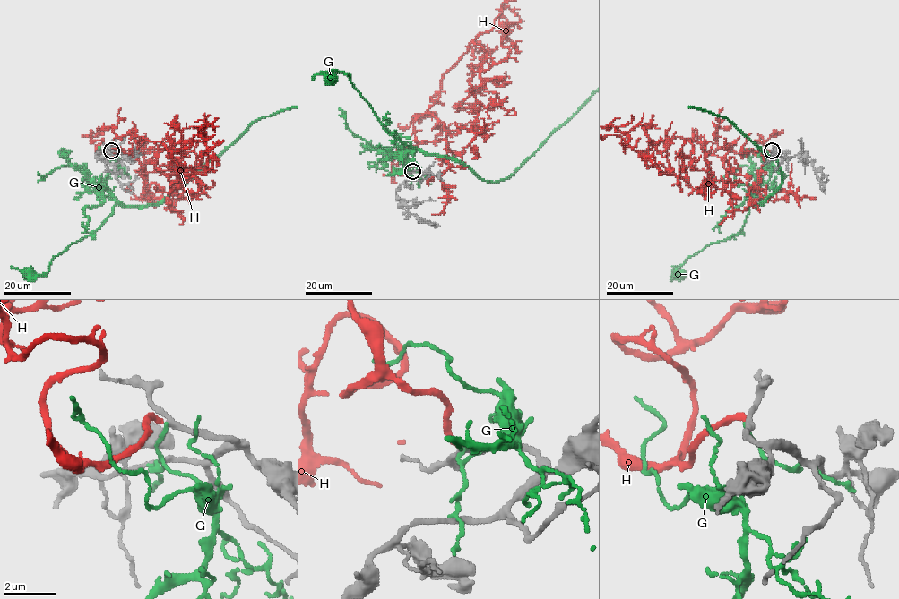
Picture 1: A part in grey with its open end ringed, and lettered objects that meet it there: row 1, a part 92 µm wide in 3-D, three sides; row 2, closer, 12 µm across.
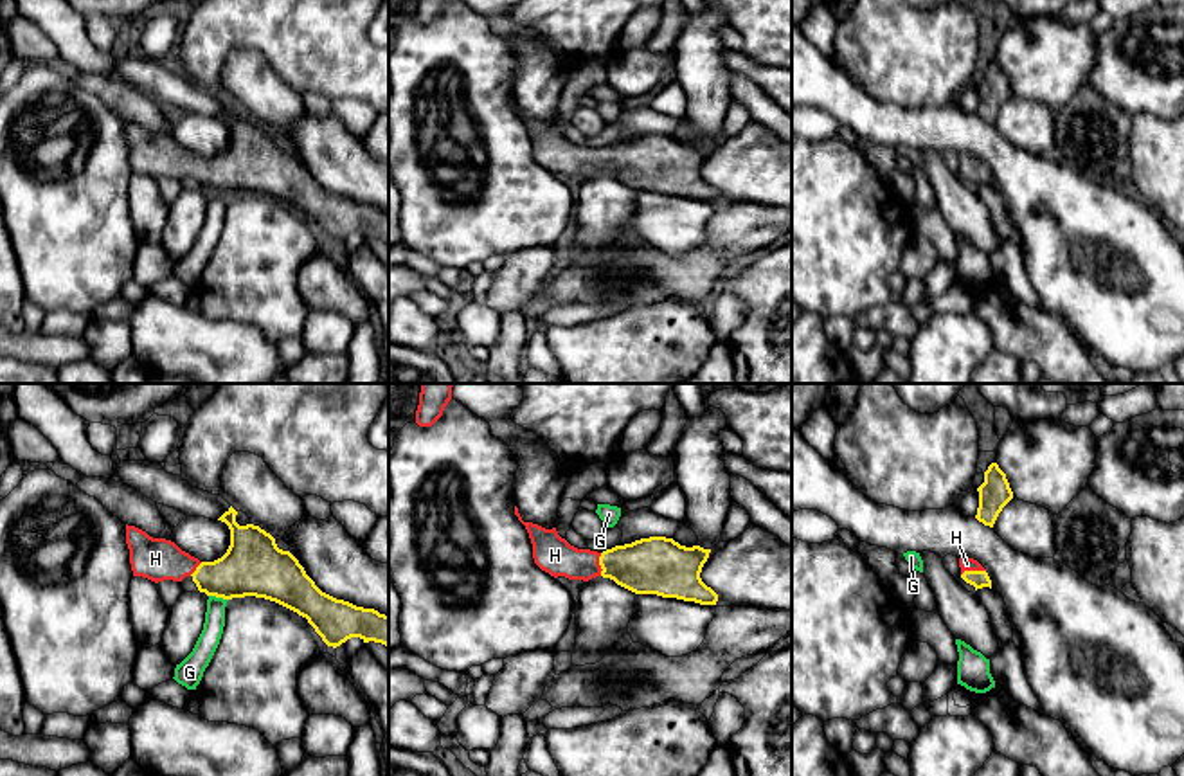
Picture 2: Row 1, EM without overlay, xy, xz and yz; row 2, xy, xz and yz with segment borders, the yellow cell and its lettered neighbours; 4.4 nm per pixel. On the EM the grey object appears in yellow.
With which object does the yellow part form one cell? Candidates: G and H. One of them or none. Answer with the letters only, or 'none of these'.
H

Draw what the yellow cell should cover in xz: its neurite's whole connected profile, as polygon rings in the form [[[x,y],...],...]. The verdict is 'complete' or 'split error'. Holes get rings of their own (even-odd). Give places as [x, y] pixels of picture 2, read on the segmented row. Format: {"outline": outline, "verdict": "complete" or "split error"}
{"outline": [[[516,506],[515,515],[529,533],[534,564],[554,578],[588,582],[603,576],[635,594],[657,594],[700,605],[718,601],[718,594],[700,578],[711,549],[686,547],[673,538],[650,537],[597,553],[570,546],[556,528],[545,529],[524,522]]], "verdict": "split error"}

